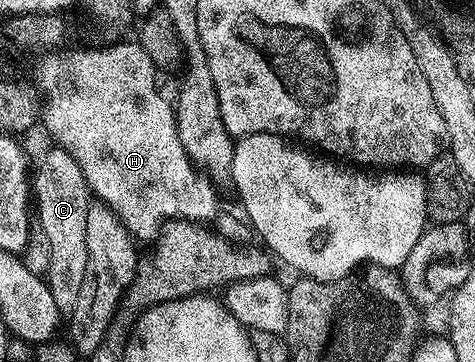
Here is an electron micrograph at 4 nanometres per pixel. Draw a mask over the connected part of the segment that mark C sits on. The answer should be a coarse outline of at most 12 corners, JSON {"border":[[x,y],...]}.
{"border":[[54,145],[32,175],[44,280],[69,317],[88,265],[84,173]]}

